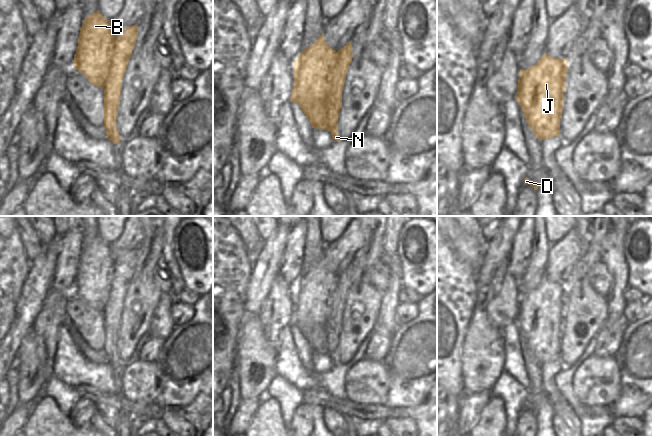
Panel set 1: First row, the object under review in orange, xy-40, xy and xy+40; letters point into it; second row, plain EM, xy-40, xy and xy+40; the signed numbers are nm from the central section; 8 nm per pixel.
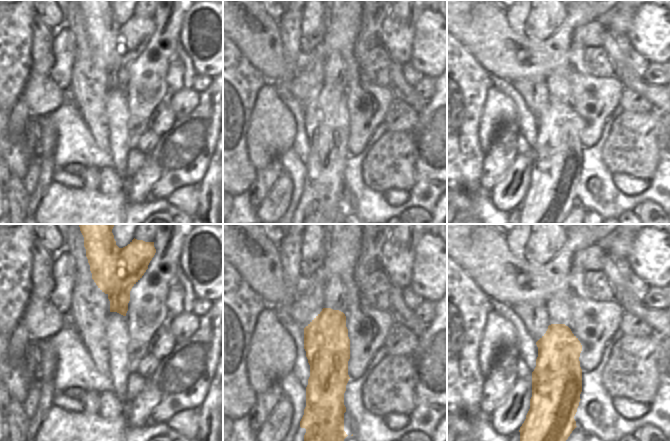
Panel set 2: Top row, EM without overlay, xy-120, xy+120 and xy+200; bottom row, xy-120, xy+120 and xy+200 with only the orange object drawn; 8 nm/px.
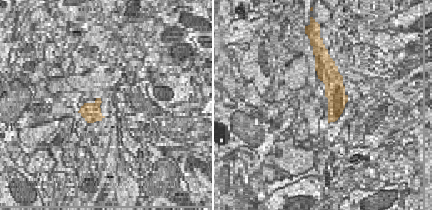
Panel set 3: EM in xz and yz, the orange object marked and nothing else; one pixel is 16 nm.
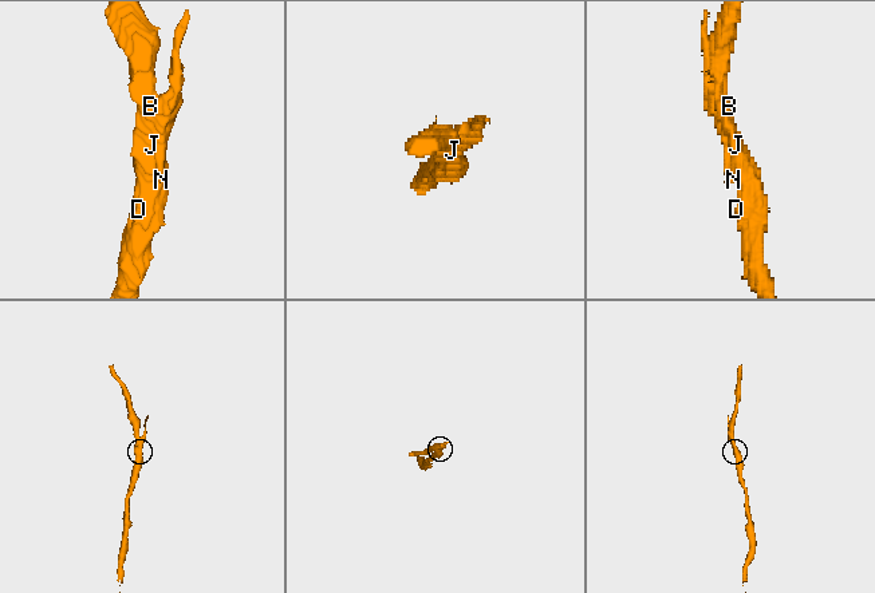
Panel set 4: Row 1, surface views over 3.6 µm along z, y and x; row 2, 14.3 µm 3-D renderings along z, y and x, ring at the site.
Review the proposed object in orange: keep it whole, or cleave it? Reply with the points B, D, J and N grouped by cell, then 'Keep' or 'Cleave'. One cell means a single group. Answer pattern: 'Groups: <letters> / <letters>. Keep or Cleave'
Groups: B D J / N. Cleave

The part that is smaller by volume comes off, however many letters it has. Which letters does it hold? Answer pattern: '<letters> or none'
N

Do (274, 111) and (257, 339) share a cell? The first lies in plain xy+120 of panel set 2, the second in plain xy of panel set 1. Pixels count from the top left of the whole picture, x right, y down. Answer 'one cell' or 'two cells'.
one cell

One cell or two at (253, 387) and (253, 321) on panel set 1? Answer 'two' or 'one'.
one

